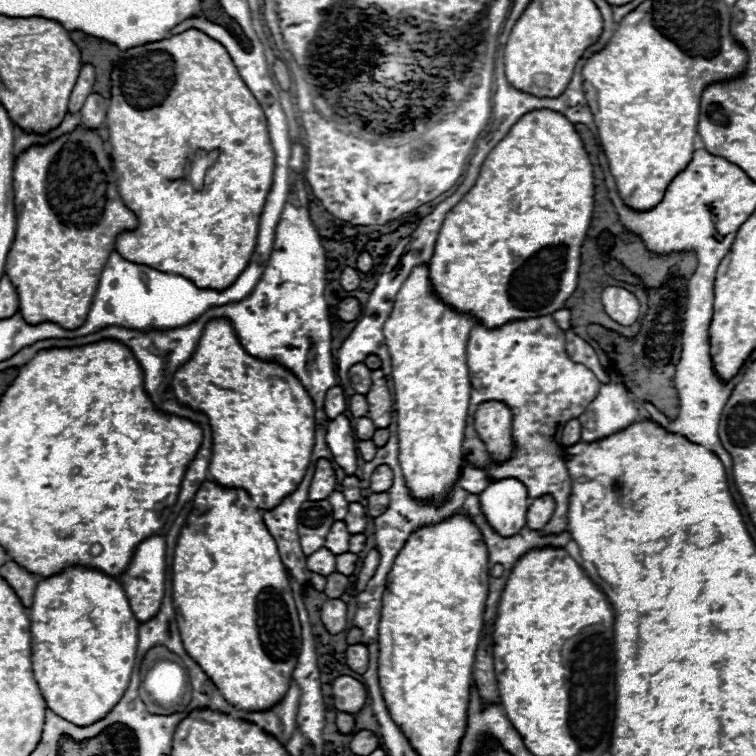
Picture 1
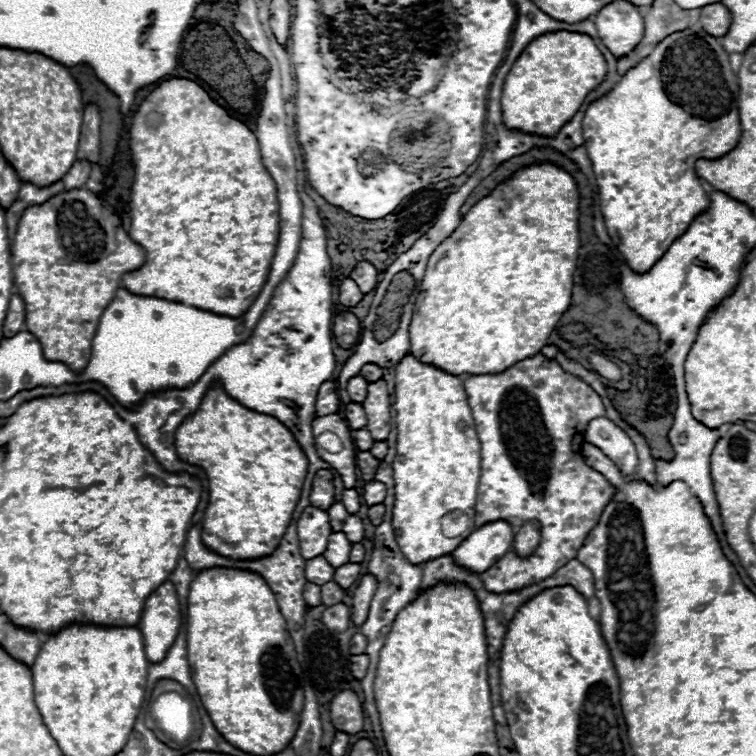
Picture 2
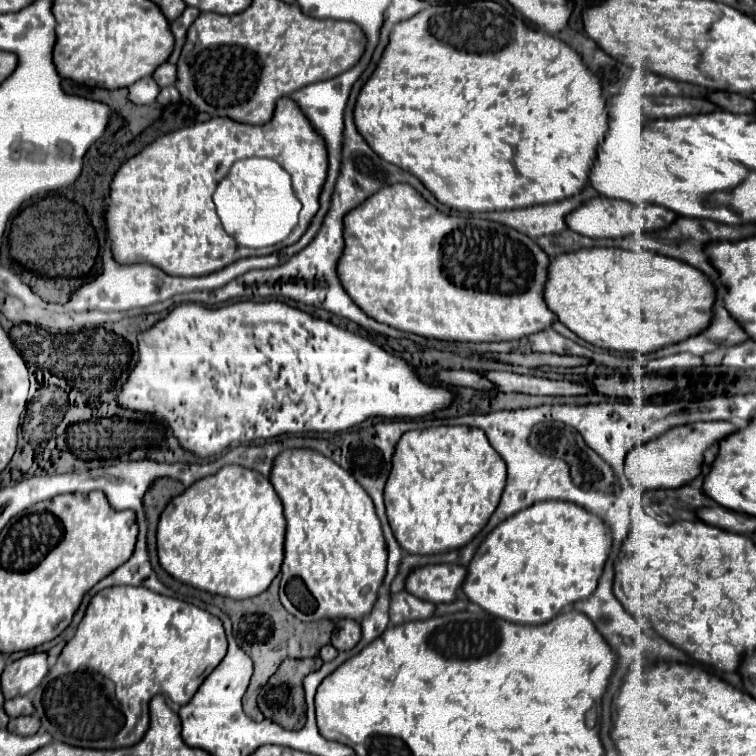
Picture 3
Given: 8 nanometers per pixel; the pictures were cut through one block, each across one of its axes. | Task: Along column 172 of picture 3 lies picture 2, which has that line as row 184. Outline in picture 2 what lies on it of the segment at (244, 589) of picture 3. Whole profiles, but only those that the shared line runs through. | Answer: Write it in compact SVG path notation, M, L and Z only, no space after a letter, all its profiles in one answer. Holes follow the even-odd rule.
M538 162L532 166L524 166L516 170L510 178L500 182L488 196L484 196L480 202L476 202L470 212L462 218L458 228L452 236L448 236L430 256L424 280L418 290L418 298L414 304L414 316L410 322L410 352L420 358L420 362L428 362L434 366L440 366L442 370L448 370L450 374L498 374L504 372L514 362L520 362L524 358L530 358L532 354L538 354L542 346L546 346L550 332L562 318L562 314L568 310L572 302L572 286L574 286L574 270L578 260L578 248L580 248L580 228L578 228L578 216L580 216L580 194L576 180L562 168L552 162Z

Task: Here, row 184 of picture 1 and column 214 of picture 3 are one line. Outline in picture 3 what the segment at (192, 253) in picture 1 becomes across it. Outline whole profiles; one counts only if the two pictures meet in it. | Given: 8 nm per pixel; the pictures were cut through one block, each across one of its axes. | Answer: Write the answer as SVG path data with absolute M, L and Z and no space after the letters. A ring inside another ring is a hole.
M280 98L268 124L250 126L230 118L212 118L208 122L160 136L136 156L128 158L110 182L104 216L106 238L114 260L118 264L148 262L174 276L202 276L208 272L212 274L240 258L278 252L280 246L240 248L222 228L212 202L216 184L228 174L230 166L236 160L252 156L272 158L292 176L292 188L302 202L302 210L300 222L292 230L292 236L284 240L284 246L294 244L318 212L318 196L328 170L328 152L324 140L310 126L296 102Z

